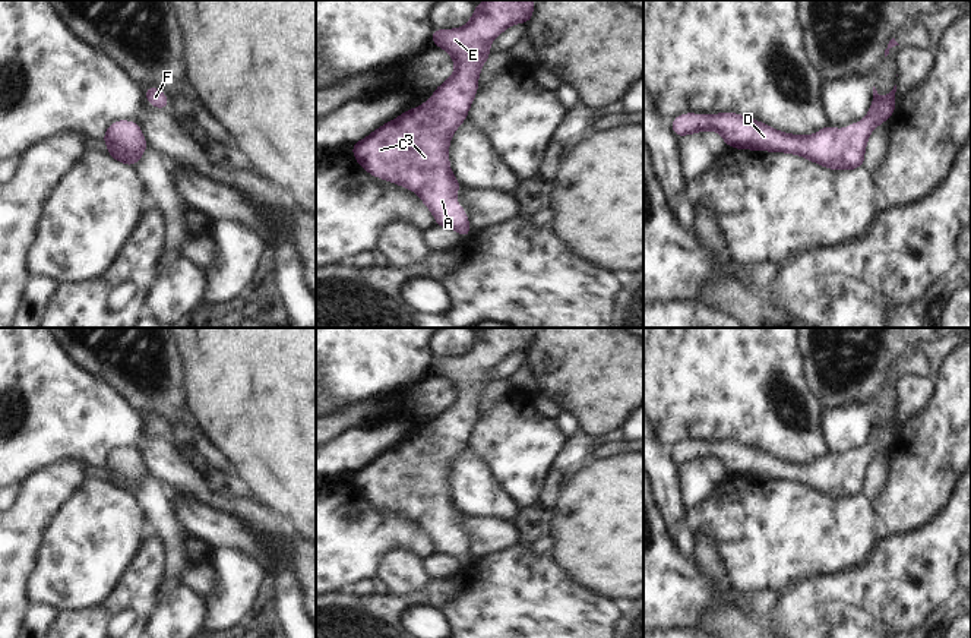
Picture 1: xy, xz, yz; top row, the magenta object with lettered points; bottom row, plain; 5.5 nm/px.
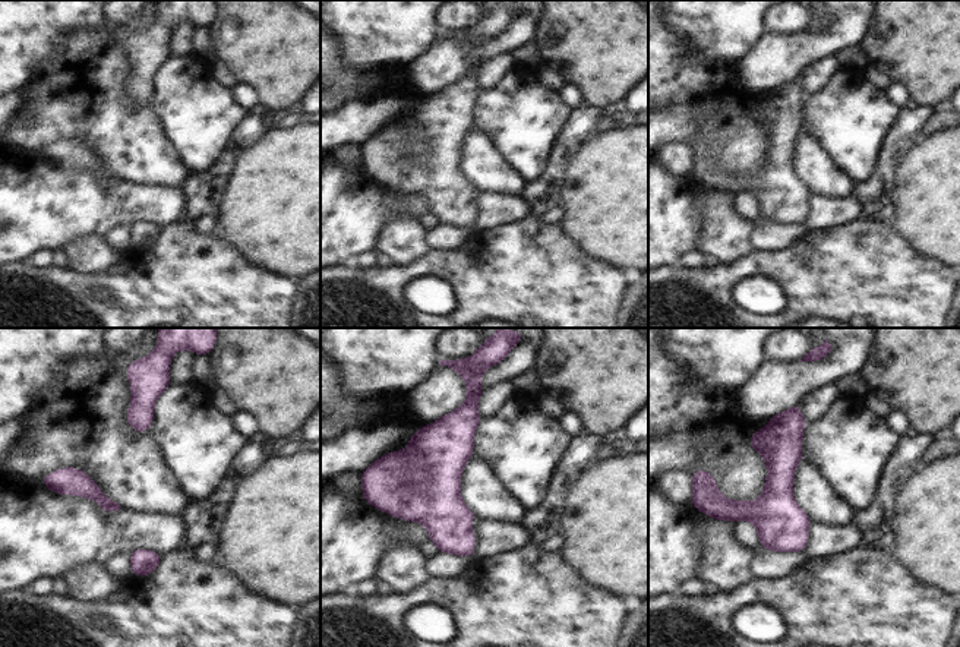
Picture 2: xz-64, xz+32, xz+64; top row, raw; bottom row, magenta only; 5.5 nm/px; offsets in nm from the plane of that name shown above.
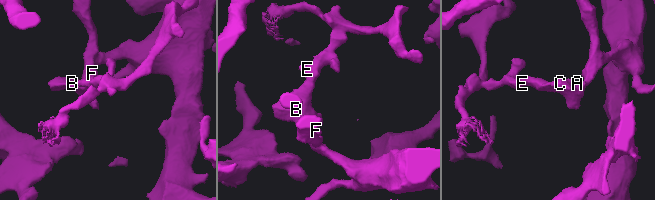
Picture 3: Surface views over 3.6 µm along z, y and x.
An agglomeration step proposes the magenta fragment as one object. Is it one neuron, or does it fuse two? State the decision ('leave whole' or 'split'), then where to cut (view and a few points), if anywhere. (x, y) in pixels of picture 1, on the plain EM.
leave whole; no cut

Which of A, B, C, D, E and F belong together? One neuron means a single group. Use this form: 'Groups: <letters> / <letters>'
Groups: A B C D E F.

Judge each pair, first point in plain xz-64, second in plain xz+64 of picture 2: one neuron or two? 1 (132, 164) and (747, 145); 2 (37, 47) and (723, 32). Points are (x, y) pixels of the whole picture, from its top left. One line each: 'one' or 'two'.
1: two
2: one

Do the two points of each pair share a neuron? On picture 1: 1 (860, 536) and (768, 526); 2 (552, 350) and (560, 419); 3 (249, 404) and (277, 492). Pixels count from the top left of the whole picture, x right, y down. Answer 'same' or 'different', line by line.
1: same
2: different
3: same

